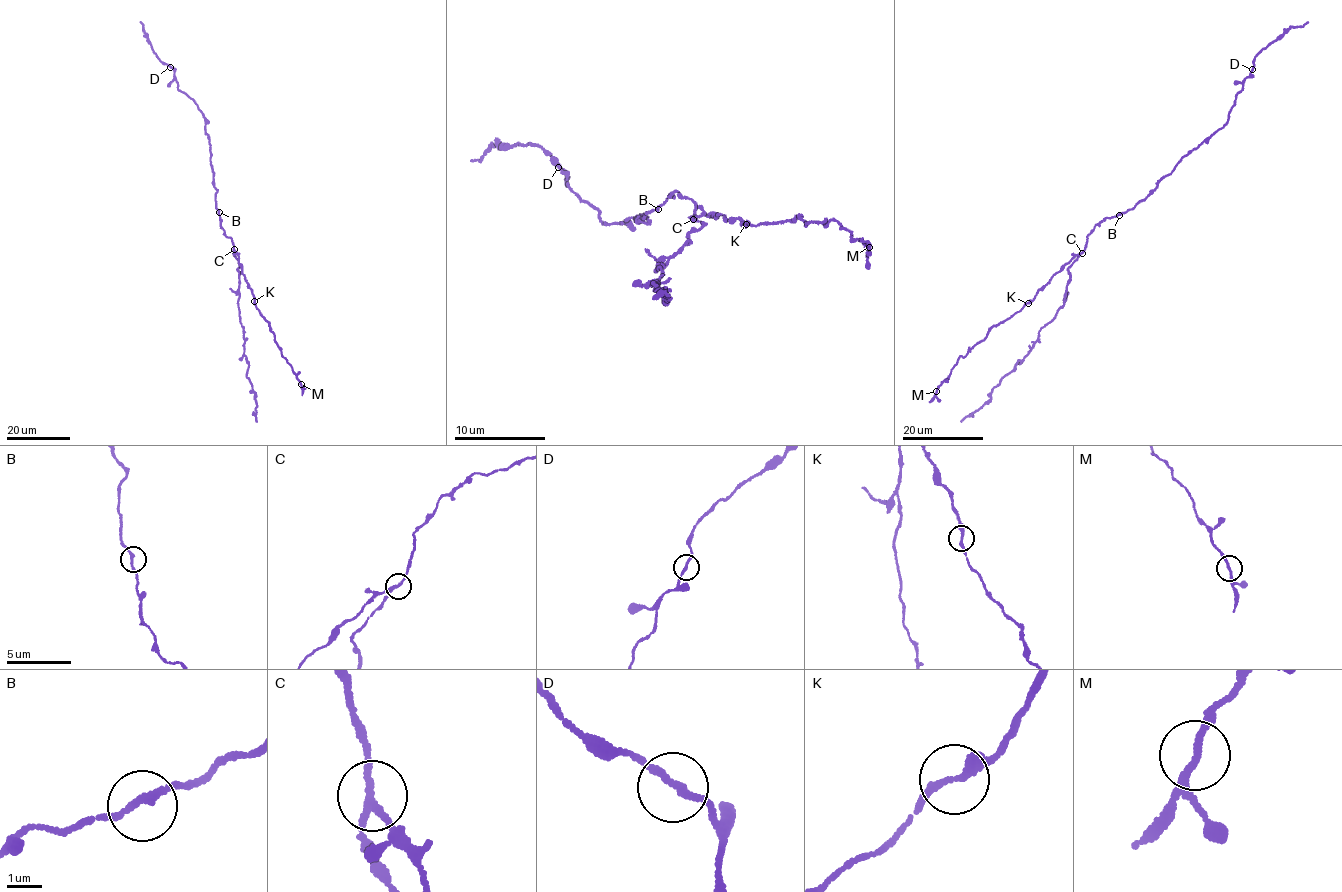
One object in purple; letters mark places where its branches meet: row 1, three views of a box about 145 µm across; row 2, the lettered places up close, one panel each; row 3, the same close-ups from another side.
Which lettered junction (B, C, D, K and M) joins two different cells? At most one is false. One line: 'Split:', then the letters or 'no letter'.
Split: C

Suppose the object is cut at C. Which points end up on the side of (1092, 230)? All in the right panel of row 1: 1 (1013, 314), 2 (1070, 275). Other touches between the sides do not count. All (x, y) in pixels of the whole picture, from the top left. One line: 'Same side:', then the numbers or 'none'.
Same side: 1

